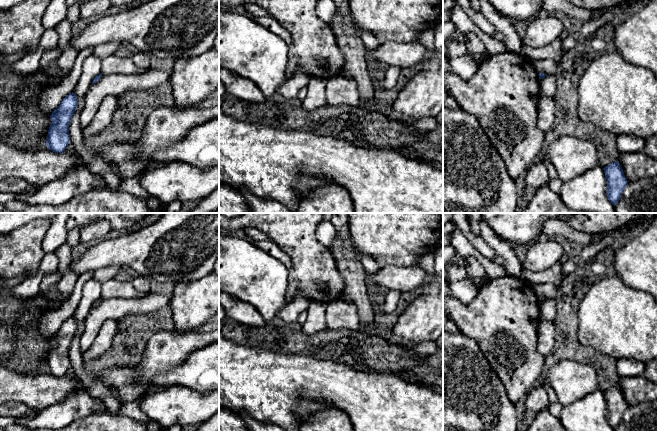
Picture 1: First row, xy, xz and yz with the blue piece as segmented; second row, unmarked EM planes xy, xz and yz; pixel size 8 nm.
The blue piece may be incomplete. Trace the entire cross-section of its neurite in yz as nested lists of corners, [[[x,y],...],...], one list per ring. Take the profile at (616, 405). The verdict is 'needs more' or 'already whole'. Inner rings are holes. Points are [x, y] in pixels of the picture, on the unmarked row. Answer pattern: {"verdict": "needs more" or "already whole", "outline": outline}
{"verdict": "already whole", "outline": [[[618,385],[612,386],[604,391],[605,401],[607,404],[607,421],[608,424],[616,430],[621,422],[622,416],[628,408],[623,393]]]}

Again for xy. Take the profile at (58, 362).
{"verdict": "already whole", "outline": [[[72,316],[67,319],[50,339],[52,345],[46,370],[55,377],[63,377],[70,366],[69,349],[77,333],[78,323]]]}

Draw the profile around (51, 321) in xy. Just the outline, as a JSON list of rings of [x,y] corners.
[[[84,272],[78,276],[76,285],[70,297],[57,309],[47,310],[39,320],[39,332],[43,336],[51,336],[59,331],[62,324],[74,315],[76,308],[82,298],[84,284],[90,280],[93,272]]]

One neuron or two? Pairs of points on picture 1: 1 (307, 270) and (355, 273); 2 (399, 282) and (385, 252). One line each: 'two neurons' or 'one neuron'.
1: two neurons
2: two neurons

